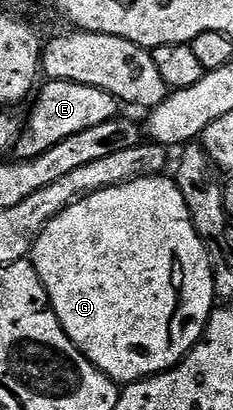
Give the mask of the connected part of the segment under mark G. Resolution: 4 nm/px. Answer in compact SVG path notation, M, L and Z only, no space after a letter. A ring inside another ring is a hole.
M168 176L140 177L134 181L128 181L115 187L107 187L103 191L95 191L86 197L78 197L72 205L69 205L39 235L39 239L33 244L31 260L43 287L49 296L49 306L55 311L59 323L65 334L75 343L75 347L93 366L101 373L106 373L110 379L118 383L132 383L143 381L146 377L154 377L156 373L166 373L168 369L174 369L198 343L205 333L209 322L209 316L215 308L215 294L213 292L213 265L209 262L209 256L205 245L199 239L195 231L193 221L187 211L187 203L179 191L176 180Z

